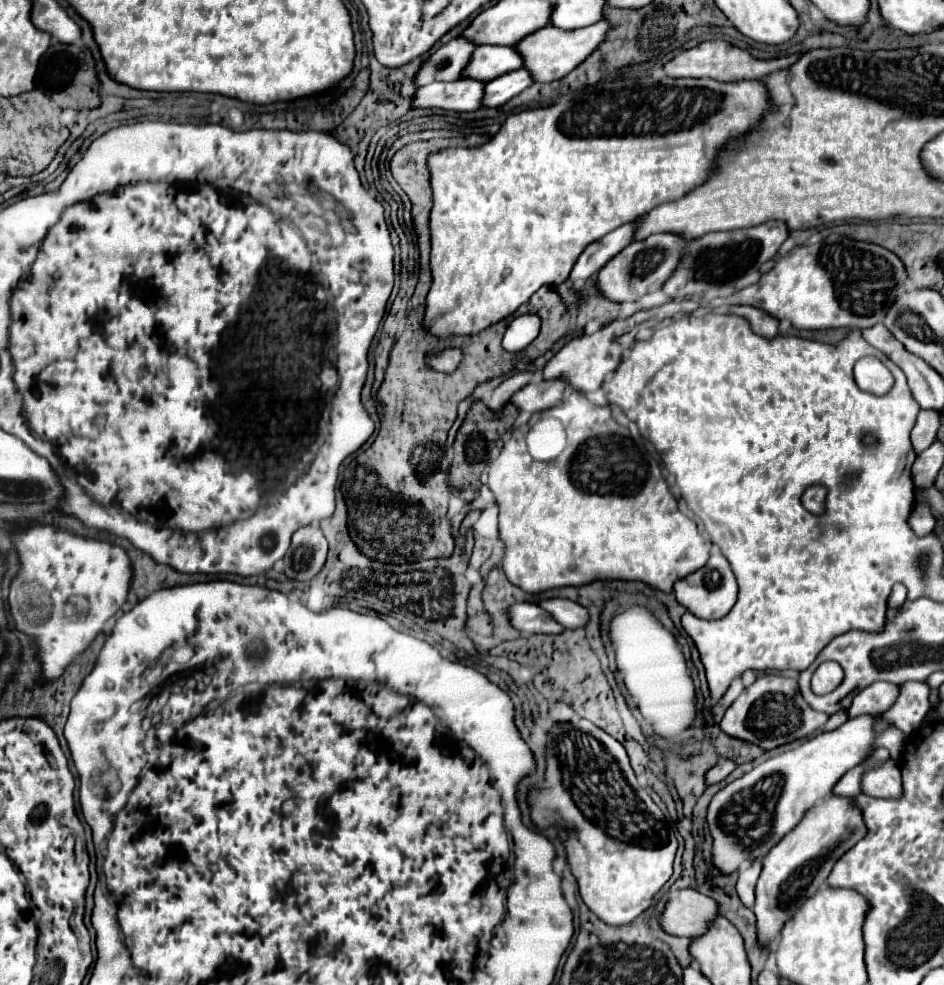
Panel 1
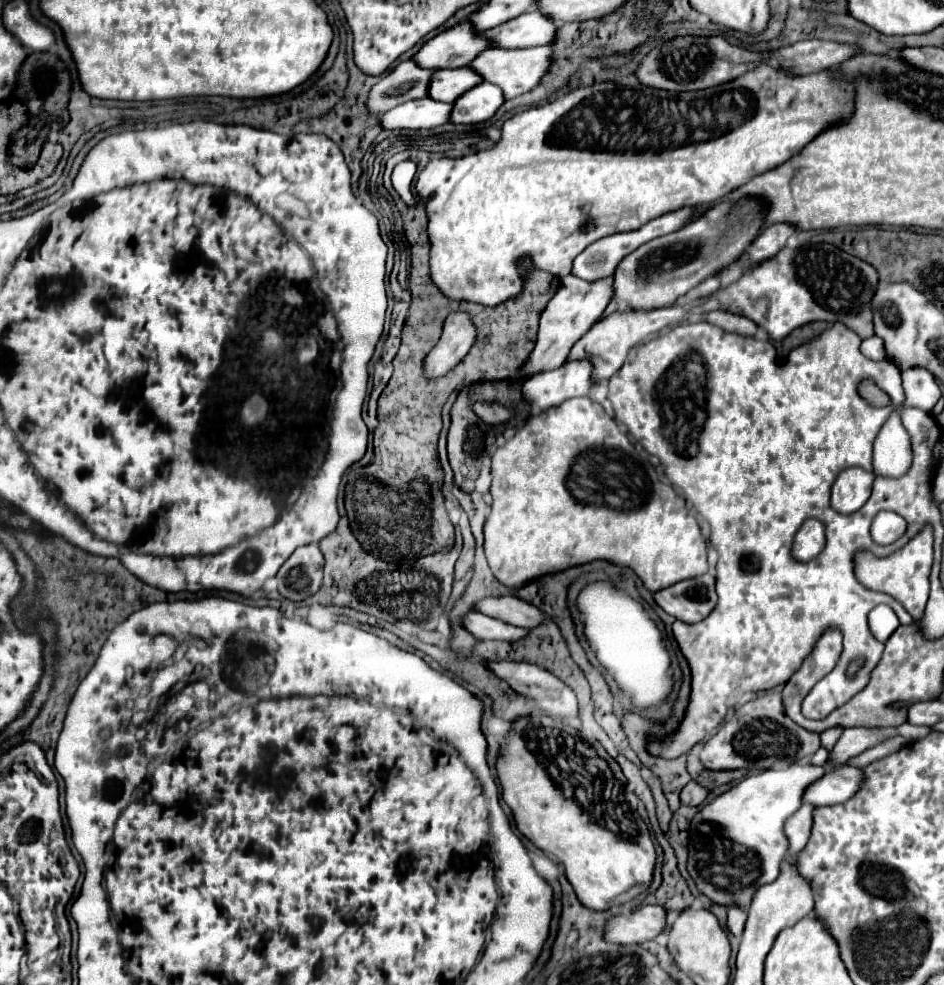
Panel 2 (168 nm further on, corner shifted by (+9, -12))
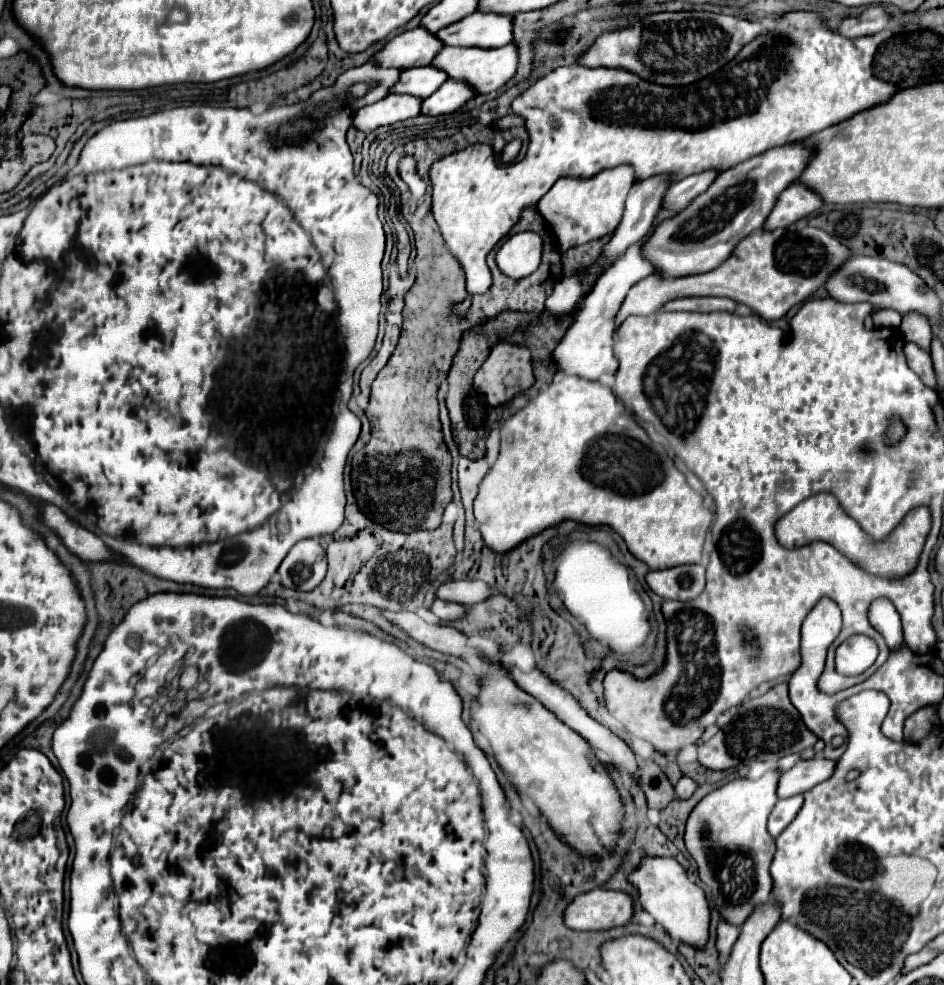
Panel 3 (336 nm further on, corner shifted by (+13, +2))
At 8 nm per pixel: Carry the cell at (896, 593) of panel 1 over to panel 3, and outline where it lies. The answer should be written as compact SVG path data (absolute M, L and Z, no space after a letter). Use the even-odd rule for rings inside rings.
M875 600L869 610L869 620L873 622L873 628L883 634L885 644L891 652L901 648L901 644L903 644L901 620L889 600Z

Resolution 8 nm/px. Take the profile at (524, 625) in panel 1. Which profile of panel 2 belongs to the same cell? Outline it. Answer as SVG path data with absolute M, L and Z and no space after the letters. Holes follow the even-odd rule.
M469 612L463 618L463 626L479 640L501 640L501 642L517 642L529 634L527 628L511 626L497 618L485 616L481 612Z

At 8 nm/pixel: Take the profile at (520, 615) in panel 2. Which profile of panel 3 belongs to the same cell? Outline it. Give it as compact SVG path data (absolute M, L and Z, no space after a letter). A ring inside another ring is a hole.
M449 580L435 590L437 598L451 600L457 604L475 604L489 598L491 594L491 588L481 580Z

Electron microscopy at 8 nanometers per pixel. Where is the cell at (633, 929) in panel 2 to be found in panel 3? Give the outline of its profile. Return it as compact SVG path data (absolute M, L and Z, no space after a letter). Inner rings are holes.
M595 888L573 898L563 912L563 924L571 930L601 930L631 920L631 900L625 892Z

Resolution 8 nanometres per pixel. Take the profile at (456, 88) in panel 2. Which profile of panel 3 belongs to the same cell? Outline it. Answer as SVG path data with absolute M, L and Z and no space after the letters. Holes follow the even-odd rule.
M423 66L423 68L411 68L411 70L403 70L397 84L389 90L389 94L411 94L411 96L431 96L443 82L447 80L447 74L431 68L431 66Z

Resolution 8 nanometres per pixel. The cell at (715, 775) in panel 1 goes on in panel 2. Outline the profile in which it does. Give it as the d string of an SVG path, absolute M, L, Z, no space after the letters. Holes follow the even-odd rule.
M693 780L681 792L681 804L687 804L687 806L701 806L705 798L707 798L707 788Z

